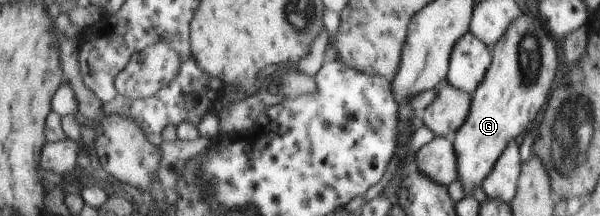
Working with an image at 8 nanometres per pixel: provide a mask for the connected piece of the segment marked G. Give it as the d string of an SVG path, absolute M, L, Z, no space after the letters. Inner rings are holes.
M519 16L492 46L493 63L473 94L471 113L454 142L459 158L459 180L466 196L475 192L492 172L504 149L532 128L540 110L547 108L552 84L558 76L558 48L541 20Z

